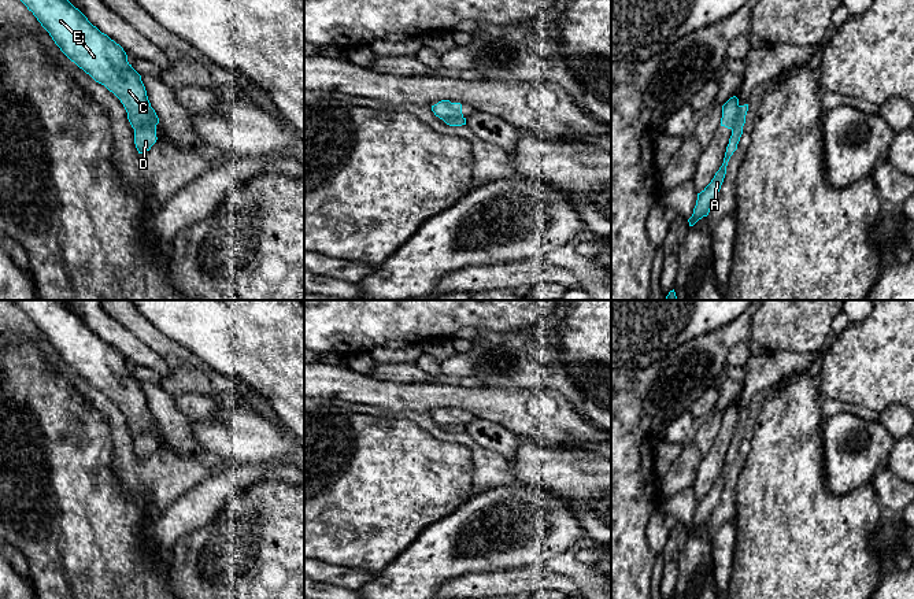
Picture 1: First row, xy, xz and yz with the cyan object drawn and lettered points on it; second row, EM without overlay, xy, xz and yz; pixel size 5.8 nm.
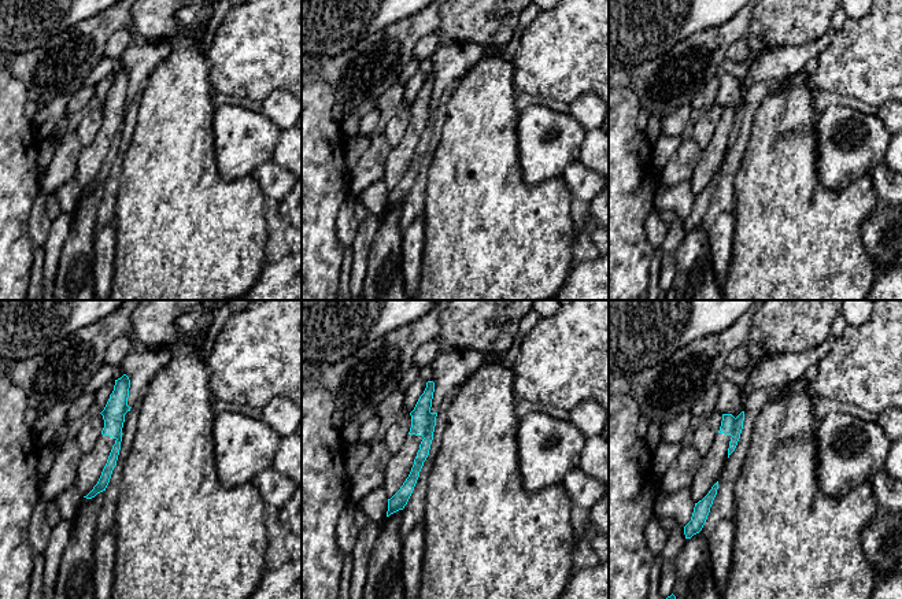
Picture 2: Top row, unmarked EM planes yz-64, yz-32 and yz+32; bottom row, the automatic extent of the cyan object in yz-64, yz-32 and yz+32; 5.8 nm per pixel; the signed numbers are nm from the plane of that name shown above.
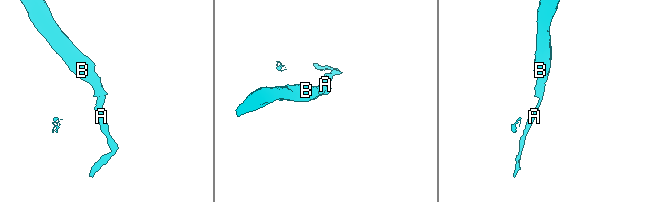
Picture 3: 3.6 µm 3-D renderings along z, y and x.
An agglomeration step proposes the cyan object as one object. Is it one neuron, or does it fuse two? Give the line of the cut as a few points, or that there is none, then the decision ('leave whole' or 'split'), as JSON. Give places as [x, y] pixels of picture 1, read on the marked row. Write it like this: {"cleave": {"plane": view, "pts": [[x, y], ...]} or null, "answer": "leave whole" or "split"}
{"cleave": {"plane": "yz", "pts": [[739, 106], [739, 114], [732, 130]]}, "answer": "split"}

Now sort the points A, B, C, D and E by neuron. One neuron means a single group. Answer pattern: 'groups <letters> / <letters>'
groups A D / B C E

